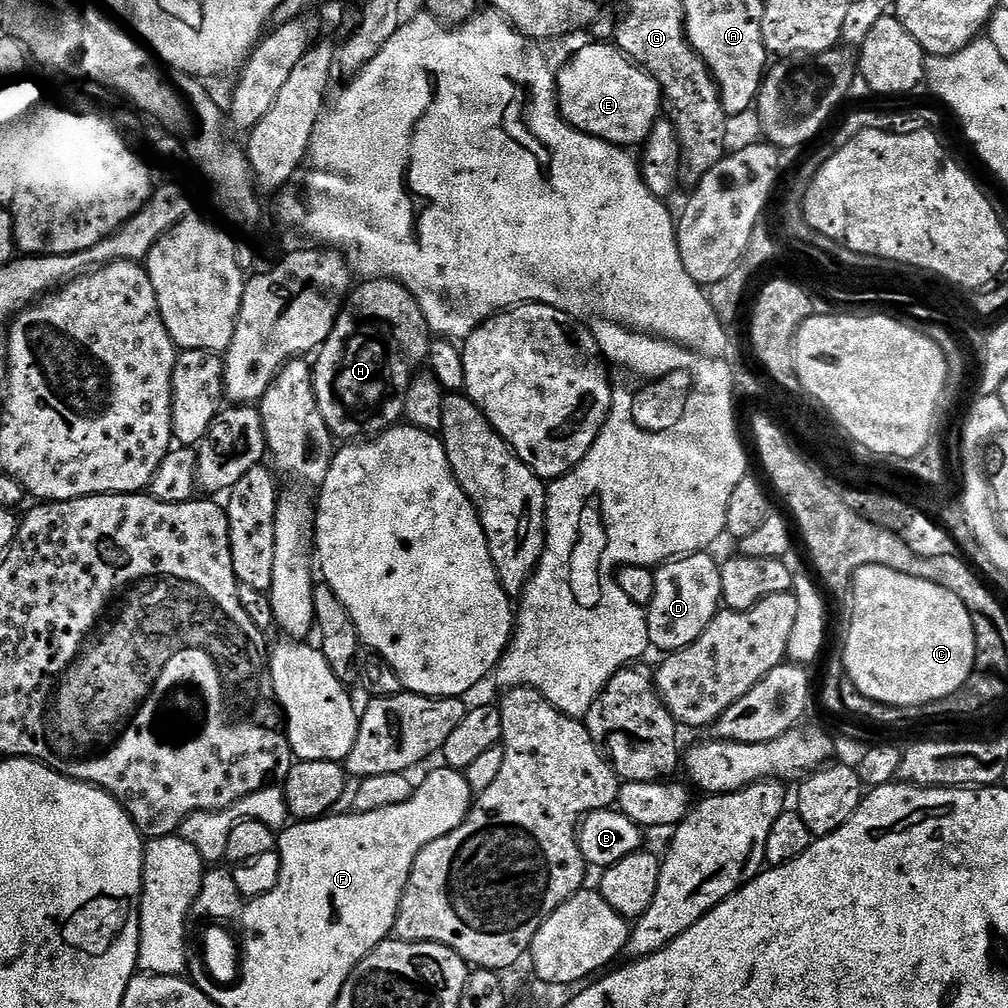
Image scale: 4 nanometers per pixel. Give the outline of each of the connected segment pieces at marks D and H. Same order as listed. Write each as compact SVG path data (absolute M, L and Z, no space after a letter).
M707 551L697 552L690 556L681 556L659 565L655 569L656 593L652 605L646 609L648 614L648 642L660 654L671 654L690 646L710 626L722 608L722 578L720 577L720 564L708 557Z
M364 280L357 283L349 291L340 310L340 317L336 319L336 325L332 328L332 333L328 335L328 341L318 350L318 355L314 360L312 369L312 381L314 382L314 394L318 402L318 410L322 410L322 418L326 418L326 426L332 431L333 437L340 442L364 442L369 438L375 438L382 432L390 428L397 427L404 420L404 407L408 397L408 387L416 379L417 372L425 367L429 354L430 333L428 323L418 306L418 302L397 280Z

